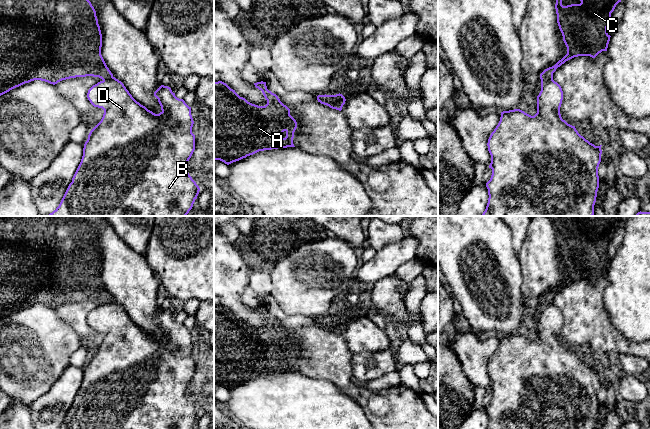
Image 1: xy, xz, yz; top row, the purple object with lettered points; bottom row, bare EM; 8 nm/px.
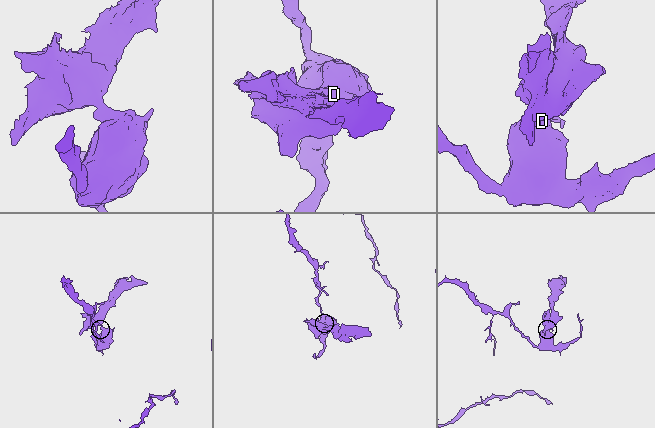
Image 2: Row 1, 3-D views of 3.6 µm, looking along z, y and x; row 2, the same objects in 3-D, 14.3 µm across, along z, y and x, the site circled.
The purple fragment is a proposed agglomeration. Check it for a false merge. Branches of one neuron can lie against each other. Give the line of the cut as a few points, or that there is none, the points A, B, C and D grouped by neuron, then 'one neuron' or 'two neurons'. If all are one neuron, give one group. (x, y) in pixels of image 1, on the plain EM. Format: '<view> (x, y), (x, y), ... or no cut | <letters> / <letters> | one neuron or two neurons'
yz (552, 302), (541, 306) | A C / B D | two neurons

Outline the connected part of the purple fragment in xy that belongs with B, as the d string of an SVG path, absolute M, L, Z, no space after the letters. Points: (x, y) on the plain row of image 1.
M112 301L111 303L100 305L93 309L87 317L87 322L94 331L104 334L101 345L90 355L88 363L84 368L83 380L81 386L69 408L59 429L193 429L199 418L200 412L186 395L186 388L195 374L195 359L192 357L194 348L191 331L183 323L179 323L168 310L161 309L155 316L154 320L158 323L161 330L161 336L155 338L145 330L137 326L124 308Z

